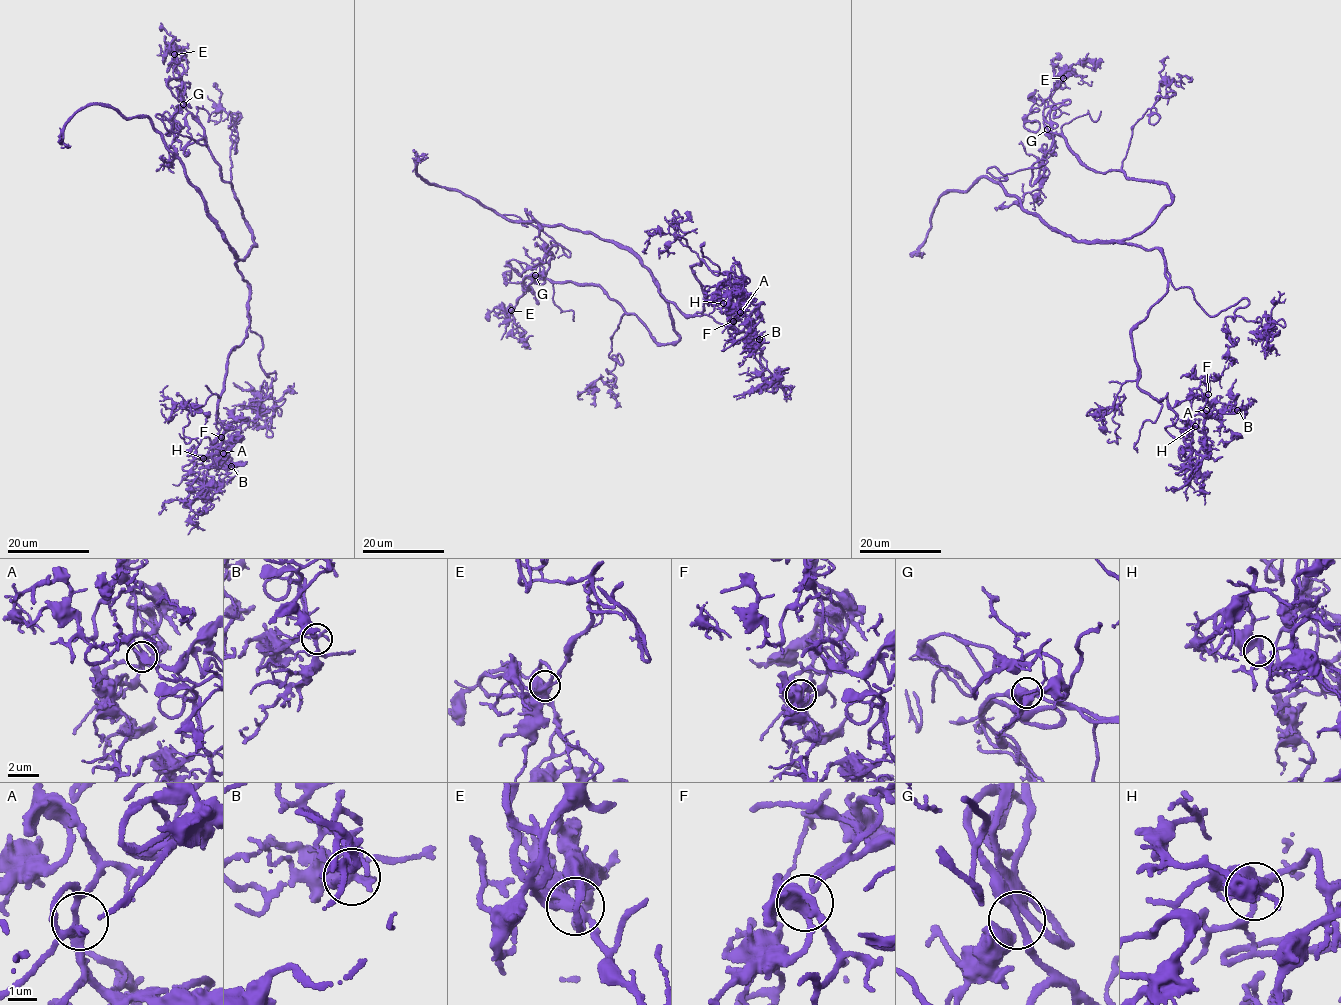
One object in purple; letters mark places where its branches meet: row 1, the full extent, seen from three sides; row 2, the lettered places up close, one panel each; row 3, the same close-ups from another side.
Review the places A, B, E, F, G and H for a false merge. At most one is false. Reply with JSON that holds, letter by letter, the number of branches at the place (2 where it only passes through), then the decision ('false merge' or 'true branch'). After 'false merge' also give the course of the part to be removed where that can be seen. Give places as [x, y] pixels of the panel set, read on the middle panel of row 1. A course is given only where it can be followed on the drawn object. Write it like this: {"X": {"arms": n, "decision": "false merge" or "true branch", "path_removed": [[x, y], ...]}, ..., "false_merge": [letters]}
{"A": {"arms": 4, "decision": "true branch"}, "B": {"arms": 4, "decision": "true branch"}, "E": {"arms": 4, "decision": "true branch"}, "F": {"arms": 4, "decision": "true branch"}, "G": {"arms": 3, "decision": "true branch"}, "H": {"arms": 4, "decision": "true branch"}, "false_merge": []}

